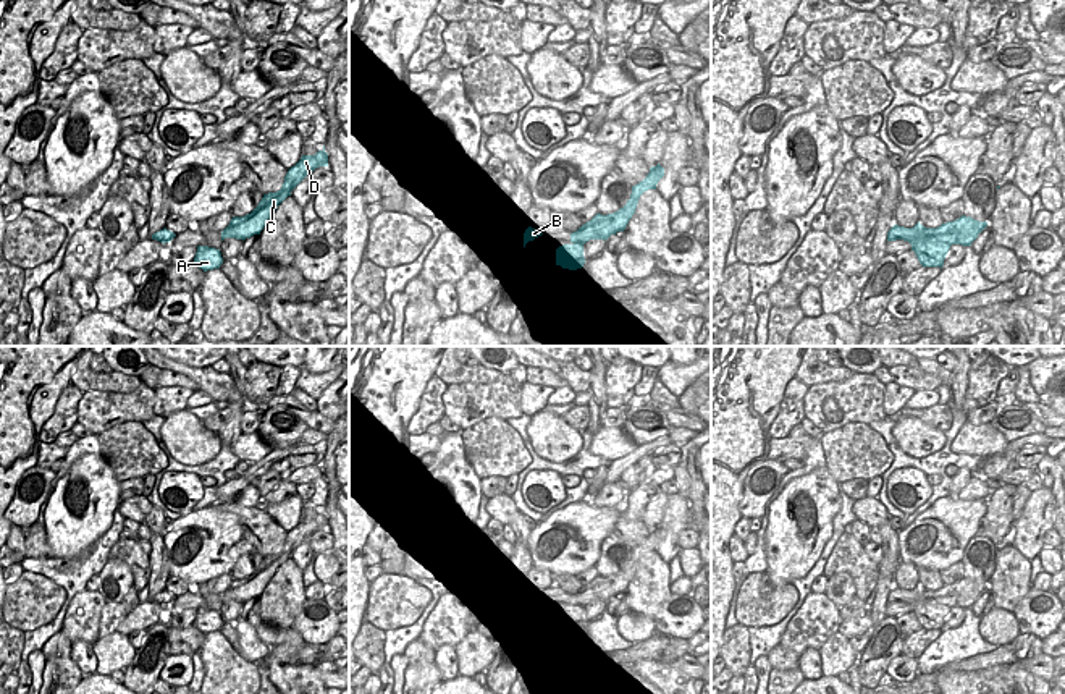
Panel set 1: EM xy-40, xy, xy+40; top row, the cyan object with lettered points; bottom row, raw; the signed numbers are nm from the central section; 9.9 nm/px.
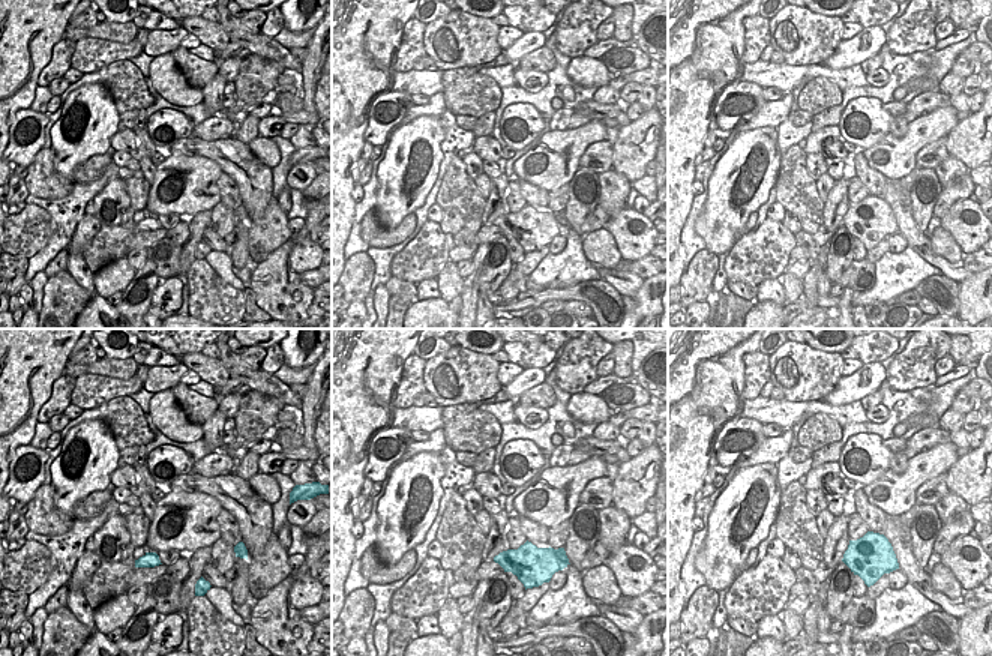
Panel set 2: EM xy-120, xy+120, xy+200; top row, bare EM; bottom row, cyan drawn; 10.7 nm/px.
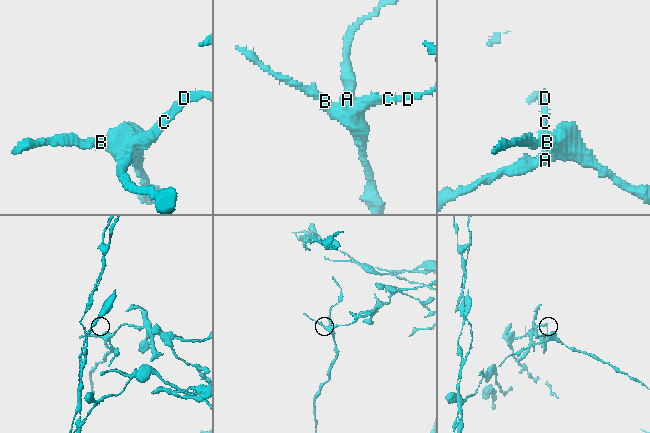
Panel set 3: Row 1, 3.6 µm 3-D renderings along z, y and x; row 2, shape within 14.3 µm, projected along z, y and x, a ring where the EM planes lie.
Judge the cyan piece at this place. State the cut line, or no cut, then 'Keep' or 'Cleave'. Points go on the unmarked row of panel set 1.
Split along xy+40 (923, 592), (926, 597), (972, 597), (981, 592). Cleave.

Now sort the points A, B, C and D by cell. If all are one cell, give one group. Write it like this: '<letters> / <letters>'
A B / C D

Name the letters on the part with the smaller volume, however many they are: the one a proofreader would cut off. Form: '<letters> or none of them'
A, B

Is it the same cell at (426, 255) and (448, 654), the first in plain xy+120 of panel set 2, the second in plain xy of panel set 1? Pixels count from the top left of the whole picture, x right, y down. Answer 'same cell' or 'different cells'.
different cells

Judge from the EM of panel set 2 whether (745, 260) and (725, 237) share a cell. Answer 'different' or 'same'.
different

